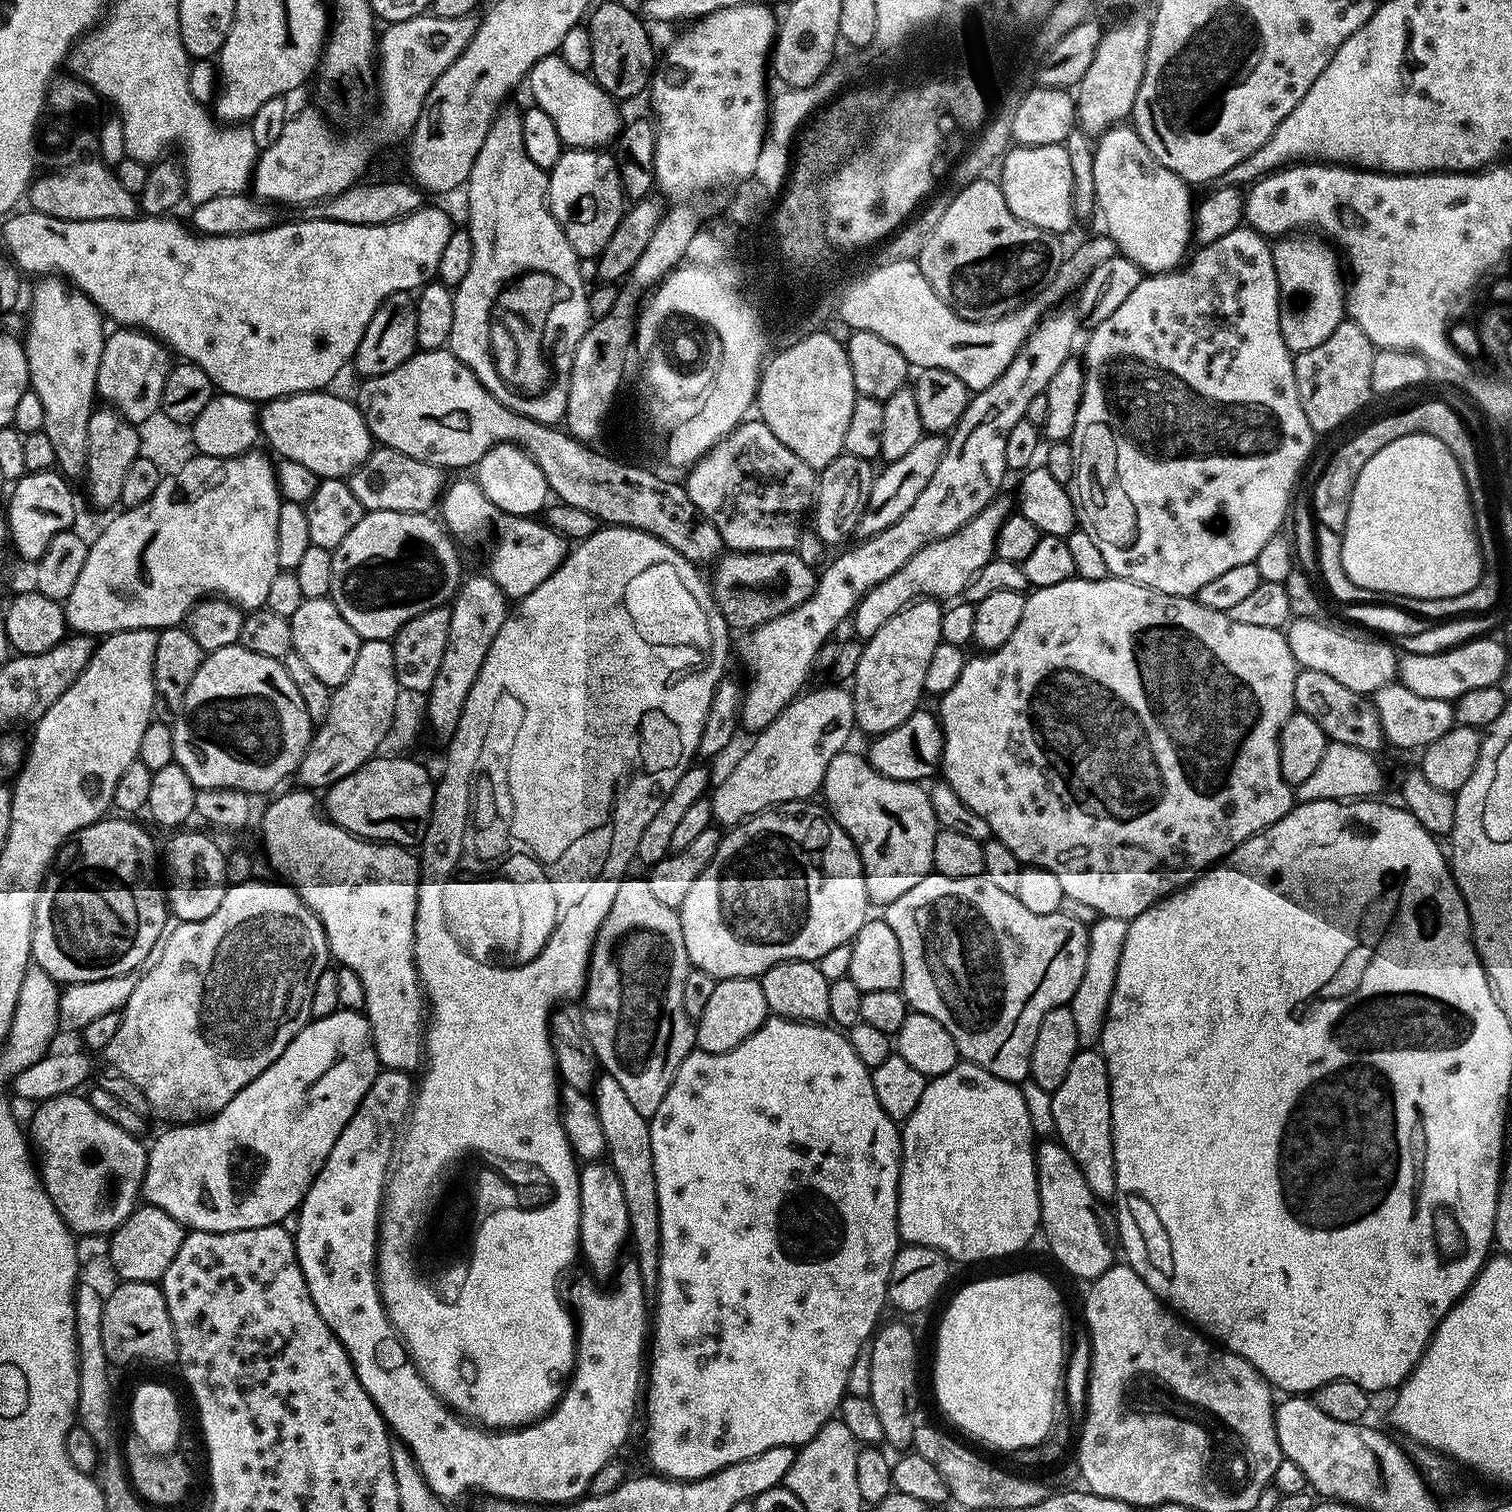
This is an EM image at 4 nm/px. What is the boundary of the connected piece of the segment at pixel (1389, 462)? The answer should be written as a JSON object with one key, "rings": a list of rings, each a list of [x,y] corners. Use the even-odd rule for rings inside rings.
{"rings":[[[1409,431],[1407,434],[1397,435],[1394,442],[1390,442],[1384,449],[1378,450],[1378,452],[1374,454],[1374,458],[1370,458],[1370,462],[1366,462],[1366,466],[1362,466],[1362,474],[1358,474],[1358,482],[1354,486],[1354,494],[1352,495],[1352,501],[1350,502],[1350,514],[1346,518],[1346,526],[1342,533],[1342,566],[1346,570],[1350,582],[1362,586],[1367,592],[1387,592],[1389,597],[1392,598],[1405,598],[1404,596],[1409,596],[1412,600],[1440,600],[1440,602],[1446,602],[1451,596],[1466,594],[1466,590],[1474,590],[1474,586],[1478,586],[1480,575],[1484,572],[1484,557],[1480,555],[1480,543],[1478,542],[1478,534],[1476,533],[1476,515],[1472,512],[1472,496],[1468,493],[1466,478],[1462,474],[1462,470],[1454,458],[1454,454],[1450,454],[1450,450],[1446,450],[1446,446],[1442,446],[1442,442],[1438,442],[1438,438],[1427,436],[1423,431]]]}

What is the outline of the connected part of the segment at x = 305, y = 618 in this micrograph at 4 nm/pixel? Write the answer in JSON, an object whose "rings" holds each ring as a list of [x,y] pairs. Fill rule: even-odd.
{"rings":[[[319,596],[313,600],[303,599],[298,610],[295,610],[291,617],[292,622],[292,651],[298,654],[298,658],[303,658],[306,666],[310,666],[310,671],[319,678],[321,682],[326,682],[326,686],[333,690],[342,686],[354,670],[354,661],[358,659],[358,650],[361,646],[361,638],[338,614],[338,606],[328,596]]]}

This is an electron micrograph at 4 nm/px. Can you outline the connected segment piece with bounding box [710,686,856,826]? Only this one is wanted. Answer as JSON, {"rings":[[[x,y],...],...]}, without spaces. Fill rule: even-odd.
{"rings":[[[847,687],[816,688],[805,691],[788,704],[770,726],[755,733],[752,745],[744,752],[744,757],[728,772],[728,777],[711,793],[712,819],[717,825],[739,826],[753,816],[759,816],[777,806],[787,806],[793,802],[808,802],[812,795],[819,793],[824,787],[826,770],[830,762],[839,752],[849,747],[848,739],[854,733],[856,715],[852,693]]]}

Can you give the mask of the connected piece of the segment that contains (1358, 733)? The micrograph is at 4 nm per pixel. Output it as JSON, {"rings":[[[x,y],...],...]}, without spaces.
{"rings":[[[1309,668],[1297,671],[1294,702],[1299,711],[1314,718],[1314,722],[1322,726],[1331,743],[1358,746],[1358,750],[1373,754],[1379,753],[1380,747],[1385,747],[1384,727],[1380,724],[1375,703],[1367,695],[1346,690],[1346,686],[1342,686],[1342,682],[1337,682],[1335,678],[1330,678],[1330,674],[1322,674]]]}

